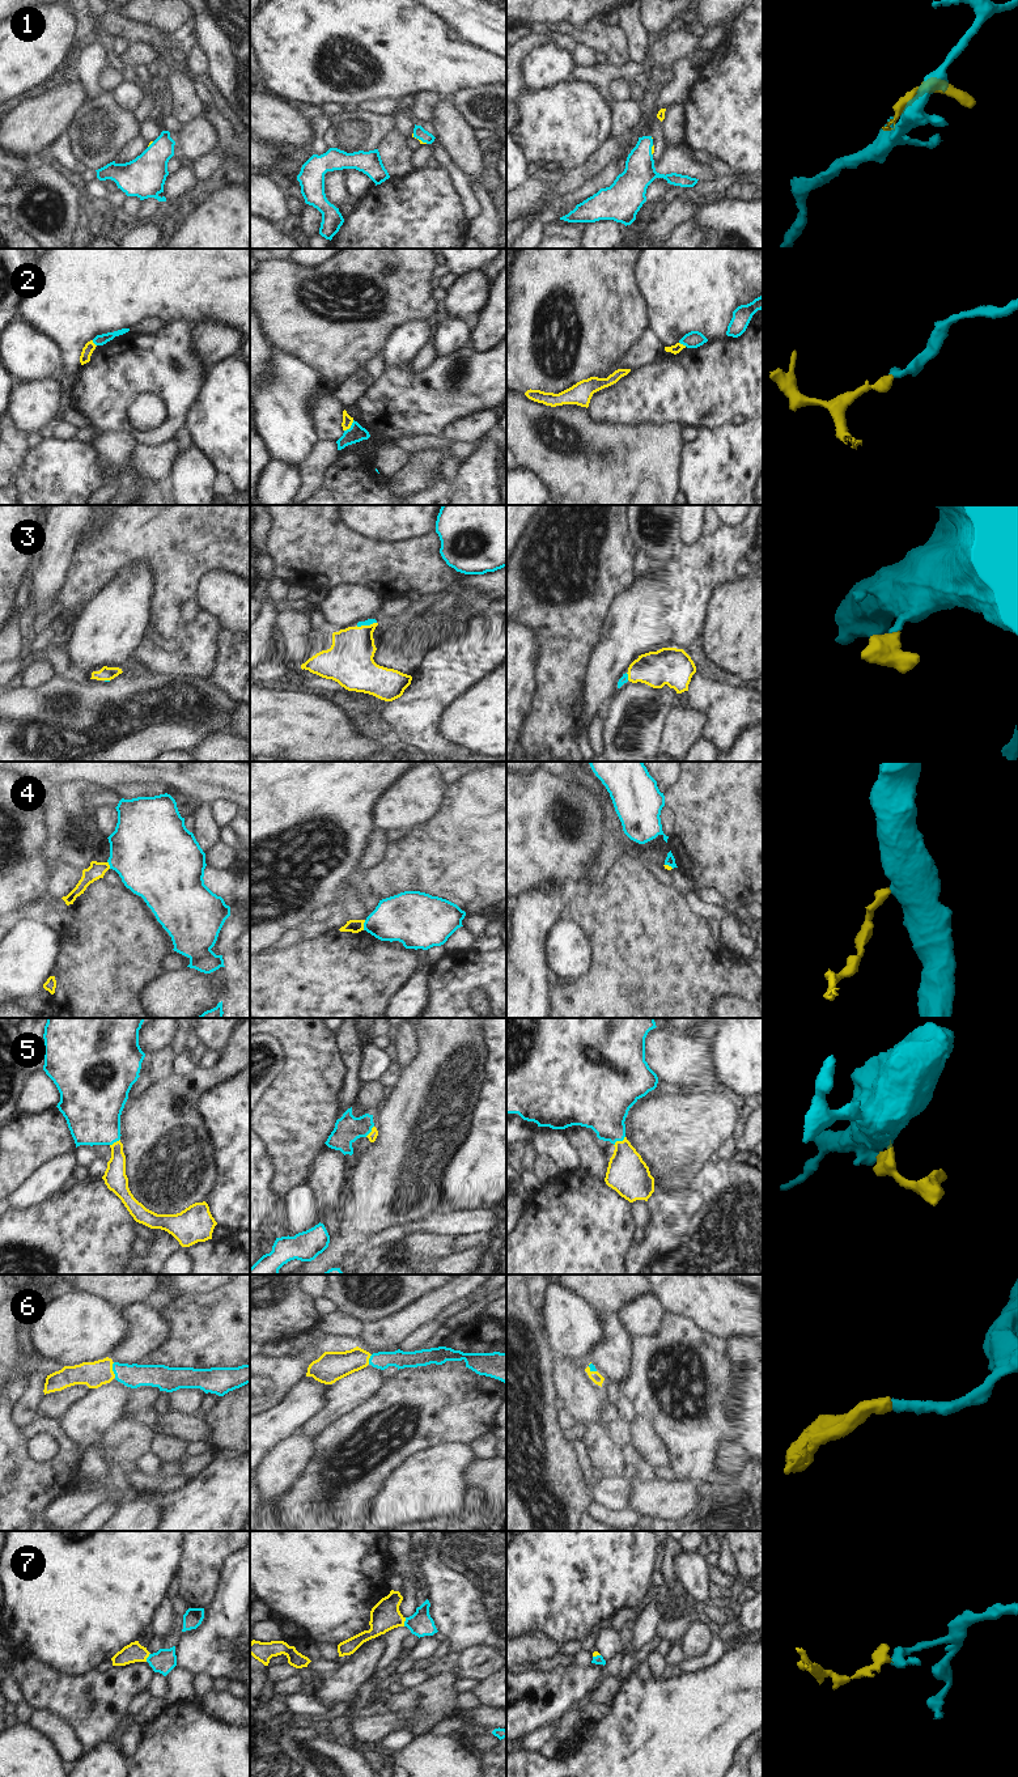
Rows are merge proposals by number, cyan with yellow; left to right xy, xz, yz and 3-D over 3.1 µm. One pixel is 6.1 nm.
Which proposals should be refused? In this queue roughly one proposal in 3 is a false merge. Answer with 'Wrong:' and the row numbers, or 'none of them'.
Wrong: 2, 4

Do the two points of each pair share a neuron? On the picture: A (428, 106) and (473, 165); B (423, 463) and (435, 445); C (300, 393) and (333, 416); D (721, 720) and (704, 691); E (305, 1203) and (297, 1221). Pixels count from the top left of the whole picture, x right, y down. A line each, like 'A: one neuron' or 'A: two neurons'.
A: two neurons
B: two neurons
C: two neurons
D: one neuron
E: one neuron

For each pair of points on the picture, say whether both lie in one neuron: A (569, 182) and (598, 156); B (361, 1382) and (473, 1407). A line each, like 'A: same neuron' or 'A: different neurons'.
A: same neuron
B: different neurons

